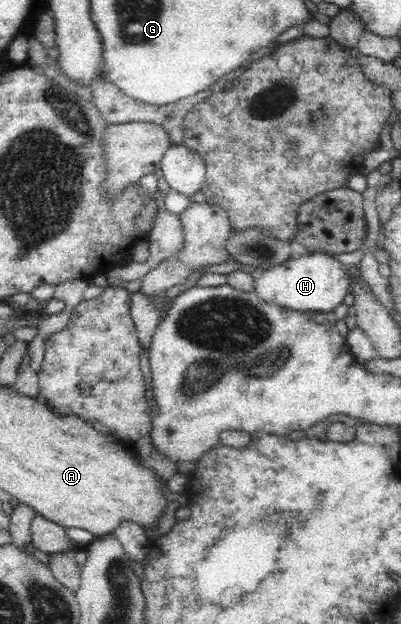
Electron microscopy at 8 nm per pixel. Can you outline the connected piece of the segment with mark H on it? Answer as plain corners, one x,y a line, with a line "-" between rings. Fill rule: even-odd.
323,252
302,255
299,259
291,258
280,266
265,270
261,275
255,277
254,289
256,295
263,302
299,313
306,313
307,311
322,313
333,312
336,307
344,303
345,296
350,293
349,277
345,266
334,258
334,256

